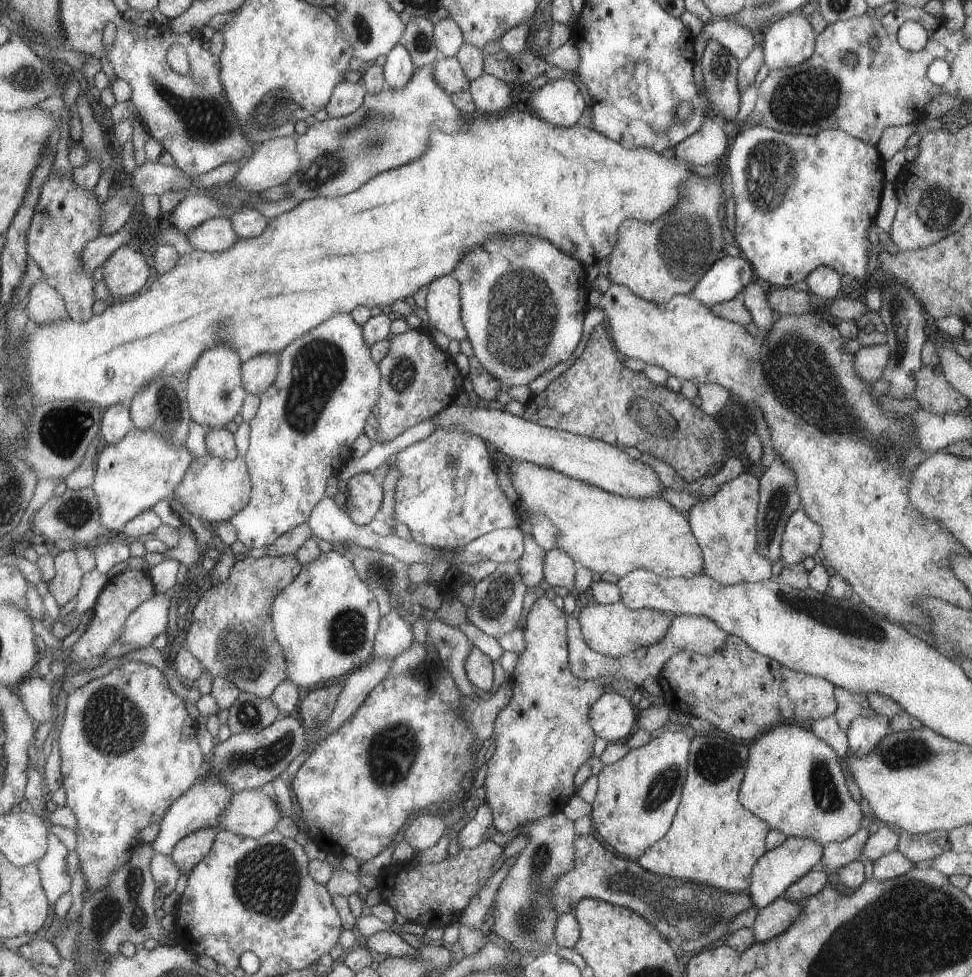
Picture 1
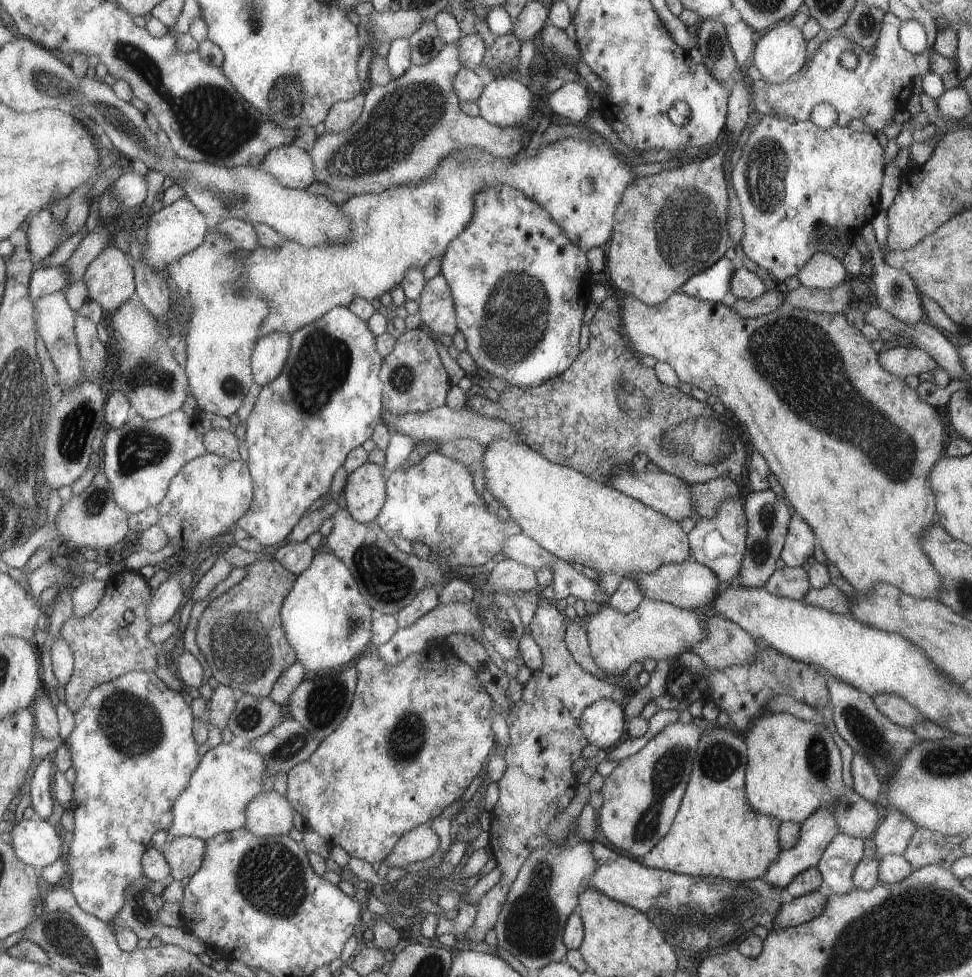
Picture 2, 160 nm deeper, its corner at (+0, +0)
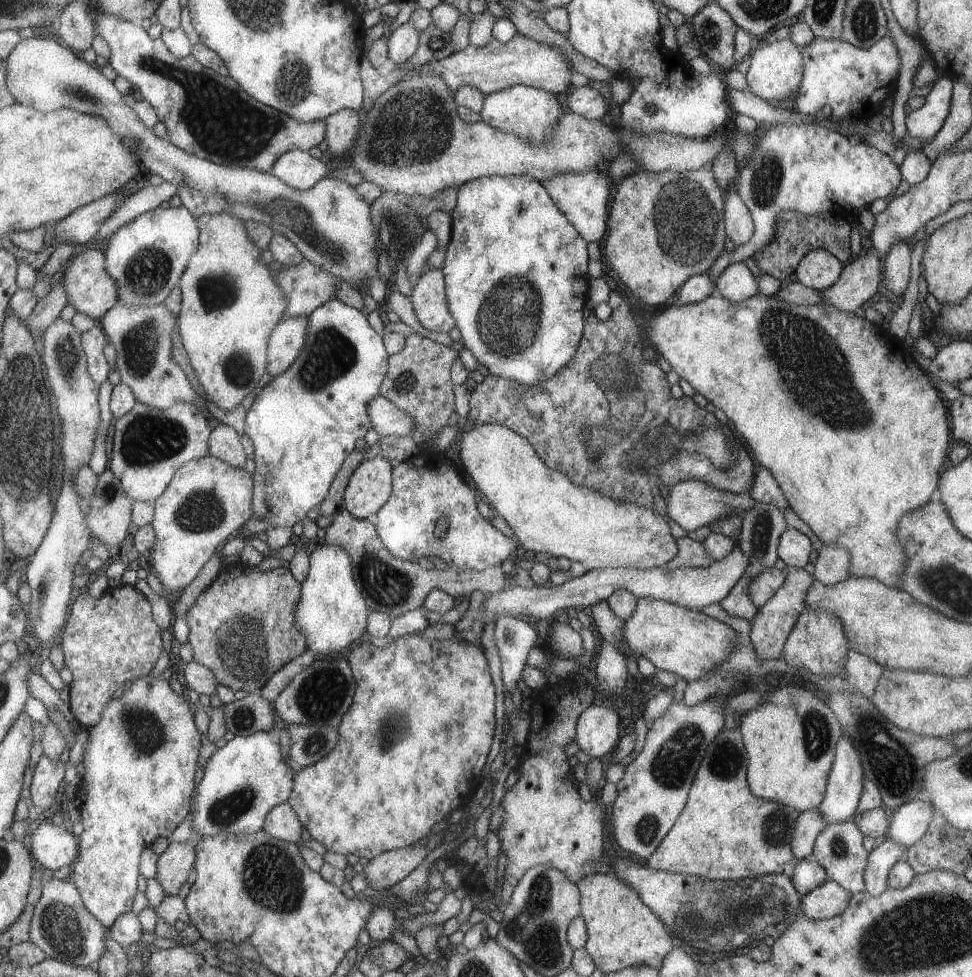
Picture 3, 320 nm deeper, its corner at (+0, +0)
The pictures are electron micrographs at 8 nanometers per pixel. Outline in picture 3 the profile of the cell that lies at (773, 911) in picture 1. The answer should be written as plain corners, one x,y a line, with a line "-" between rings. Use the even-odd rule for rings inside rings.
827,880
817,889
802,897
802,917
805,919
828,919
846,909
851,893
835,881

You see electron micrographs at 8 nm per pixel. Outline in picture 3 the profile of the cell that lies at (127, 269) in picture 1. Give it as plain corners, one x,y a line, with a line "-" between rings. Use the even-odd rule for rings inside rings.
88,249
71,258
71,261
72,263
62,272
68,304
72,305
76,312
101,320
120,300
118,281
106,269
106,252

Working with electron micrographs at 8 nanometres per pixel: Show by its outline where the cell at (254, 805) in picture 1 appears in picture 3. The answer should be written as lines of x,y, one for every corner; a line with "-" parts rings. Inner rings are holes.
279,803
266,814
263,830
273,838
298,845
301,824
297,817
294,807
289,806
289,803

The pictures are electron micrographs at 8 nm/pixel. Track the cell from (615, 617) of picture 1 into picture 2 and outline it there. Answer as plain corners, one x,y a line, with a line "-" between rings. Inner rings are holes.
643,597
637,608
627,614
621,614
607,604
601,605
597,614
588,616
583,625
586,630
591,658
599,670
603,671
605,675
623,677
625,670
632,662
643,660
643,658
652,658
656,662
660,659
670,660
682,652
690,650
691,645
697,645
706,637
706,627
703,626
704,615
705,613
702,611
682,609
663,601
654,601

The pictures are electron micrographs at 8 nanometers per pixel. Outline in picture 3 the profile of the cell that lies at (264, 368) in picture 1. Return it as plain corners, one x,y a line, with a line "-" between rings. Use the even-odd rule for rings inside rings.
310,316
281,318
273,327
267,341
267,372
281,374
301,352

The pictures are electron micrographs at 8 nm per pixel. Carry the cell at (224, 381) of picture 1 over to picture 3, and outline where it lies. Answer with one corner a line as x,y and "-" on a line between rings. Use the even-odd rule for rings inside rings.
228,212
218,213
203,213
197,218
198,225
198,248
195,249
193,256
187,261
186,269
183,270
181,280
177,282
180,295
180,312
178,313
177,323
180,339
185,349
186,355
190,365
194,368
197,380
203,387
207,400
216,404
221,410
233,410
257,384
257,380
265,374
265,350
267,350
267,341
273,327
285,317
285,310
287,306
286,294
283,294
281,287
274,280
272,267
264,264
260,259
261,251
259,247
251,242
249,235
246,233
246,222
240,218
230,215

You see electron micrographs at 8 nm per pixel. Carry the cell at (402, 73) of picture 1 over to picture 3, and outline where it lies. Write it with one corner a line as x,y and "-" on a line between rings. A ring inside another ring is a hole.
411,21
401,24
387,36
388,58
395,65
403,65
415,52
418,44
418,31

